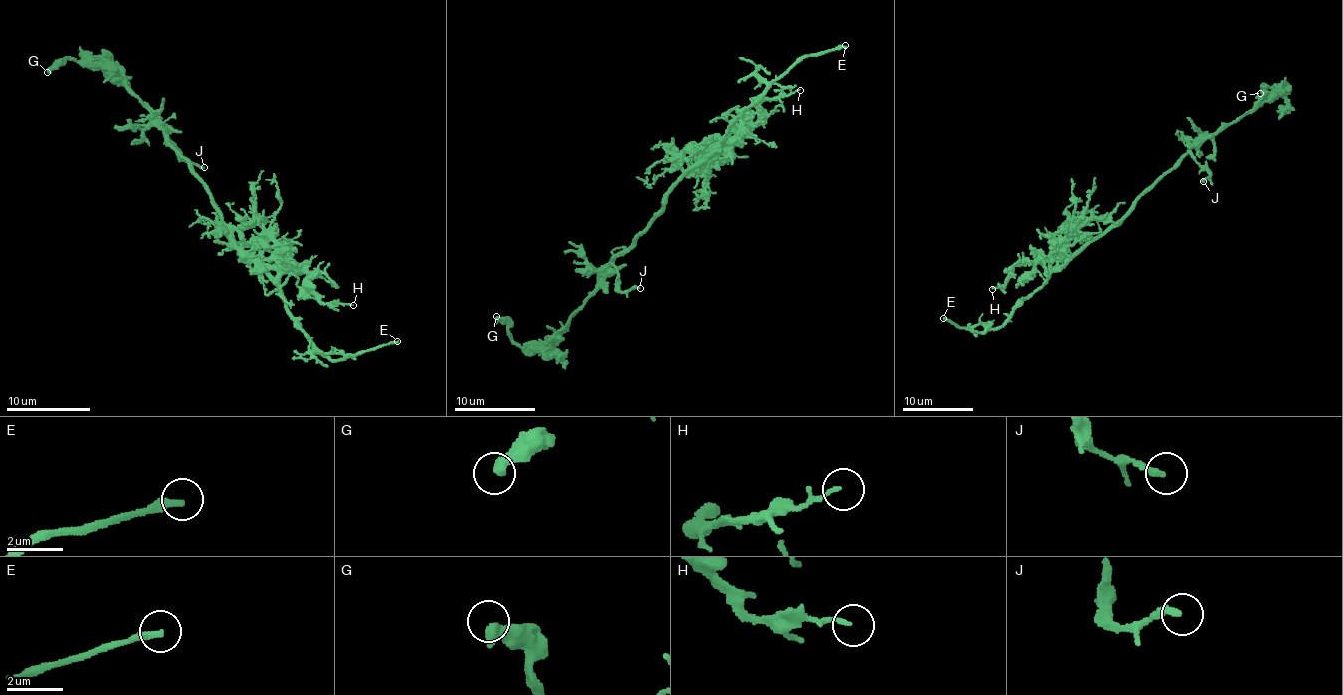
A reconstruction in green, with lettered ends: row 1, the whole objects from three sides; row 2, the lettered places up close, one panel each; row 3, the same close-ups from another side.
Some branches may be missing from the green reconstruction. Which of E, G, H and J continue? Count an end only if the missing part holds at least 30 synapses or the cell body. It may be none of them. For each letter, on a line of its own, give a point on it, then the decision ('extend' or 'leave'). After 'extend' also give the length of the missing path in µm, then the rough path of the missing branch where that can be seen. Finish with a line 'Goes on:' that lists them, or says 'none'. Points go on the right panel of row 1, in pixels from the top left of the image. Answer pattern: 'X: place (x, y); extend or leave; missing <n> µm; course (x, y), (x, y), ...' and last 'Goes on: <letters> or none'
E: place (943, 318); extend; missing 25 µm
G: place (1260, 93); leave
H: place (992, 289); leave
J: place (1203, 181); leave
Goes on: E

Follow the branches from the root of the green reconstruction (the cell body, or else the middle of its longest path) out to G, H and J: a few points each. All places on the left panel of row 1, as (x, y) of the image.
G: (219, 215), (213, 197), (118, 70), (81, 66), (71, 59), (47, 72)
H: (219, 215), (221, 225), (234, 241), (262, 266), (304, 271), (311, 276), (310, 288), (322, 301), (353, 305)
J: (219, 215), (213, 197), (168, 140), (186, 162), (204, 167)

